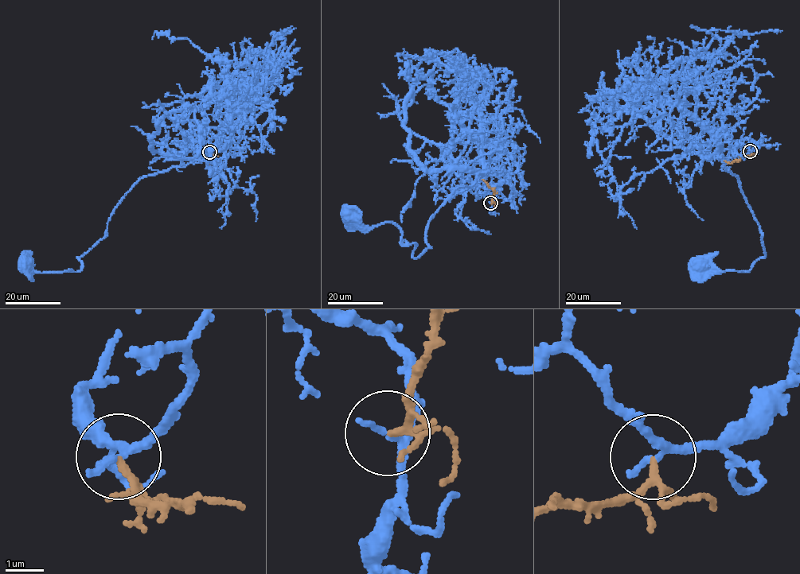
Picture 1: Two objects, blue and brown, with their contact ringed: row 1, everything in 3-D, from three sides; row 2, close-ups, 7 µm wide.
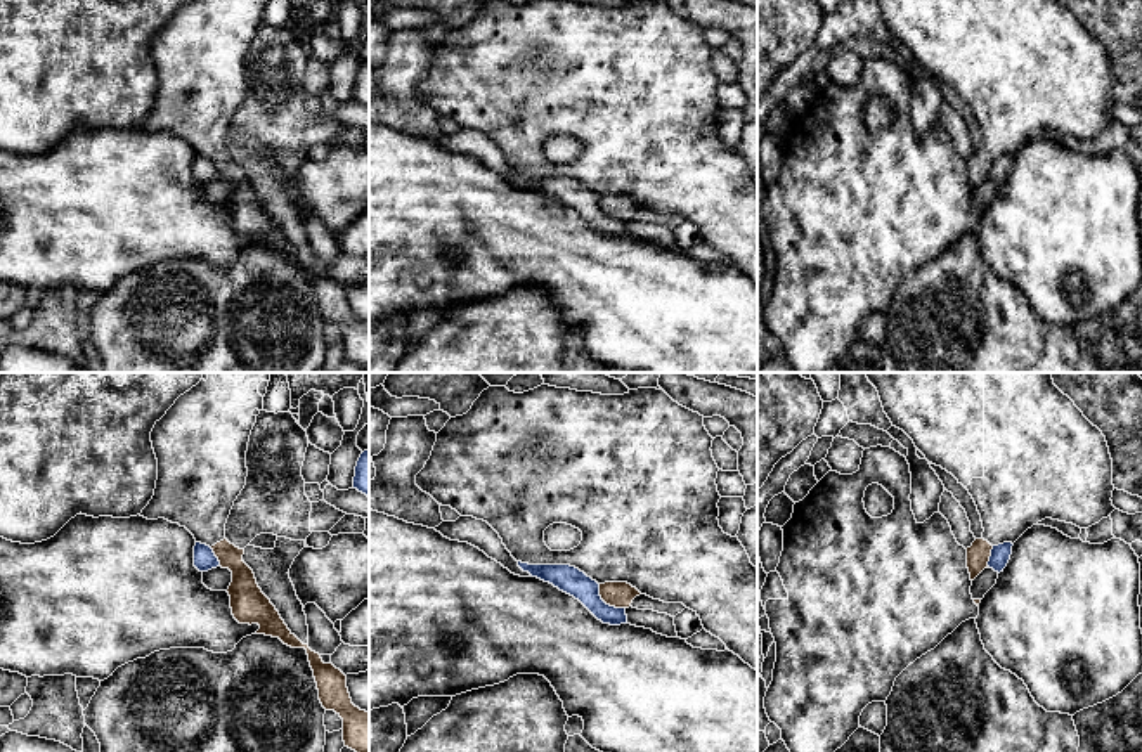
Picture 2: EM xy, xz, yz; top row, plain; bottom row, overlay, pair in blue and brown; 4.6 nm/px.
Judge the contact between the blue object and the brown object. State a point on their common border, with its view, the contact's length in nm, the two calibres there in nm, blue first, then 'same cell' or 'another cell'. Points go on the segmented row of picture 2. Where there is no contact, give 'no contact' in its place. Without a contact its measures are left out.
xz (605, 603) | 170 nm | 130/120 nm | another cell

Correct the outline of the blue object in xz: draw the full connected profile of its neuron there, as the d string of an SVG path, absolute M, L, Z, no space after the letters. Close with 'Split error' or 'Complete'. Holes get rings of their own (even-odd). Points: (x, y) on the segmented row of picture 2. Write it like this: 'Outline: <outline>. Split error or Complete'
Outline: M518 561L518 567L579 600L603 624L627 624L626 608L607 605L600 596L600 584L579 568L570 565L529 565L522 561Z. Complete

